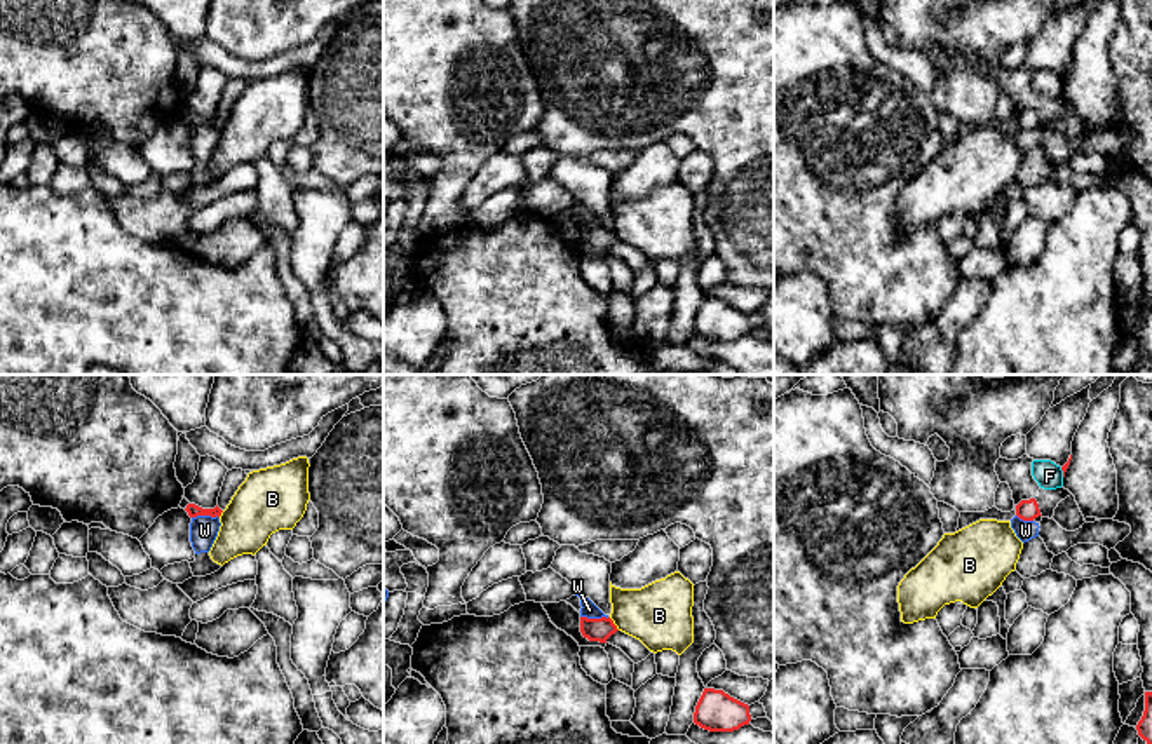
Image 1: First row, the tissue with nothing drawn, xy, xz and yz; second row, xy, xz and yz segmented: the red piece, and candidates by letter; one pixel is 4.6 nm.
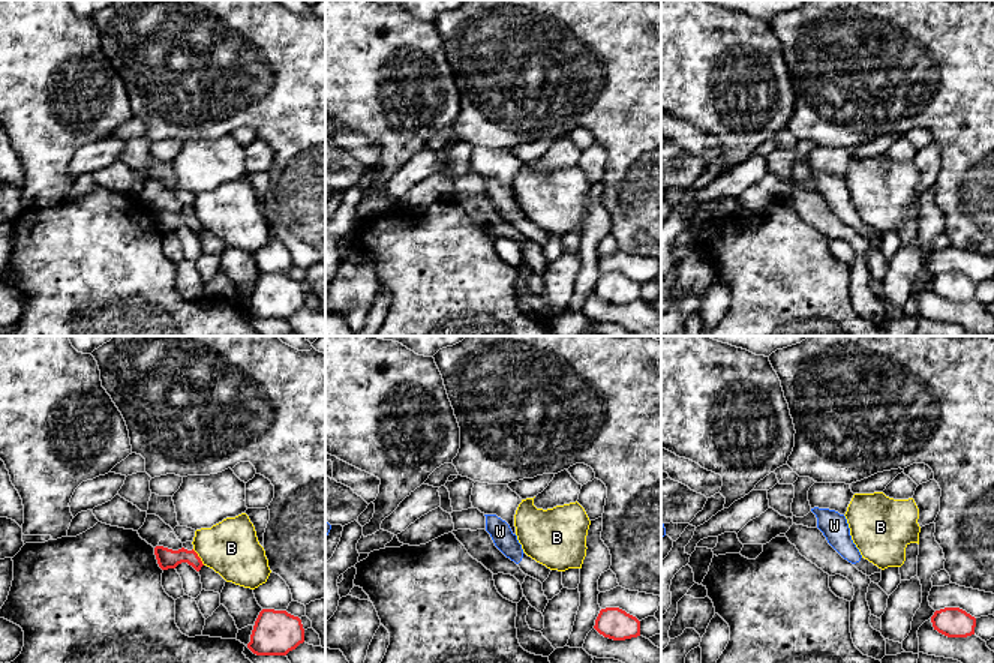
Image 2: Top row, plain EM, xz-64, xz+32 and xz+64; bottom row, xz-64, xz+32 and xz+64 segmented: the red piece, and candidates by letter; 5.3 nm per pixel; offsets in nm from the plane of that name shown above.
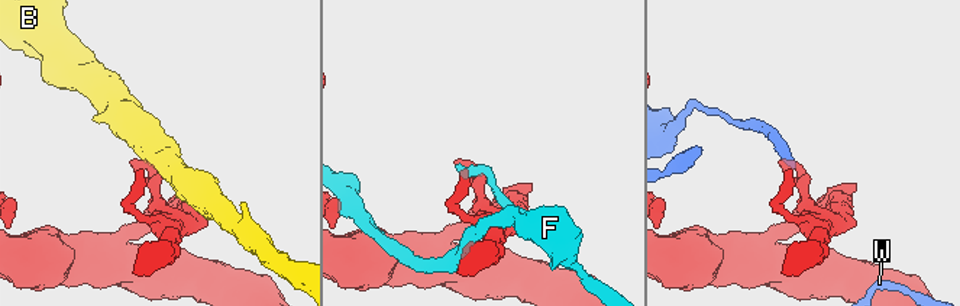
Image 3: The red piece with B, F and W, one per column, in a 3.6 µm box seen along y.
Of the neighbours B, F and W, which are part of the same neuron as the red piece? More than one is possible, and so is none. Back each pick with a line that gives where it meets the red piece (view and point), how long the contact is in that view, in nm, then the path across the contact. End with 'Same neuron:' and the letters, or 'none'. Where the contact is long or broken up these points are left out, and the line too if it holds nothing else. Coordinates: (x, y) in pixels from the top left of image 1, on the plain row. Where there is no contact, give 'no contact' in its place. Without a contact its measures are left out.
Same neuron: none

